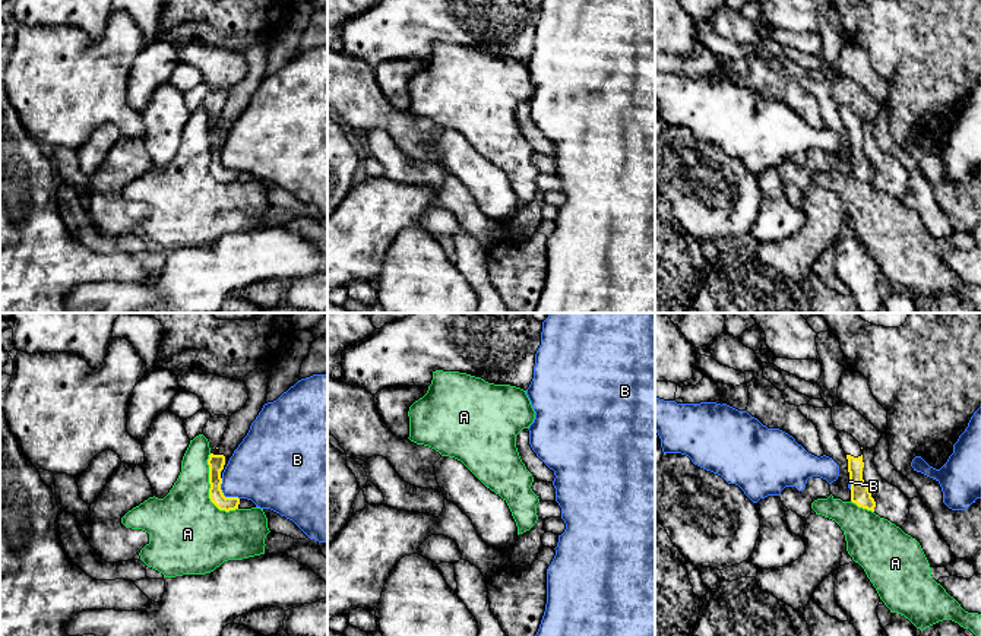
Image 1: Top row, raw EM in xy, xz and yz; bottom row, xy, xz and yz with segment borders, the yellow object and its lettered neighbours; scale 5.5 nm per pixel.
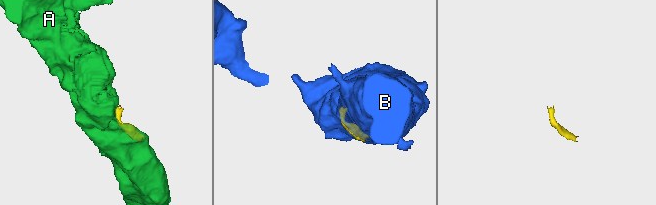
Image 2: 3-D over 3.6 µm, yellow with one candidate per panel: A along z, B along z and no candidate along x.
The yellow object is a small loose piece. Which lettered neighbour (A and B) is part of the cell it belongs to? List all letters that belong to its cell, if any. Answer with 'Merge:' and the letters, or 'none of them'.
Merge: none of them

